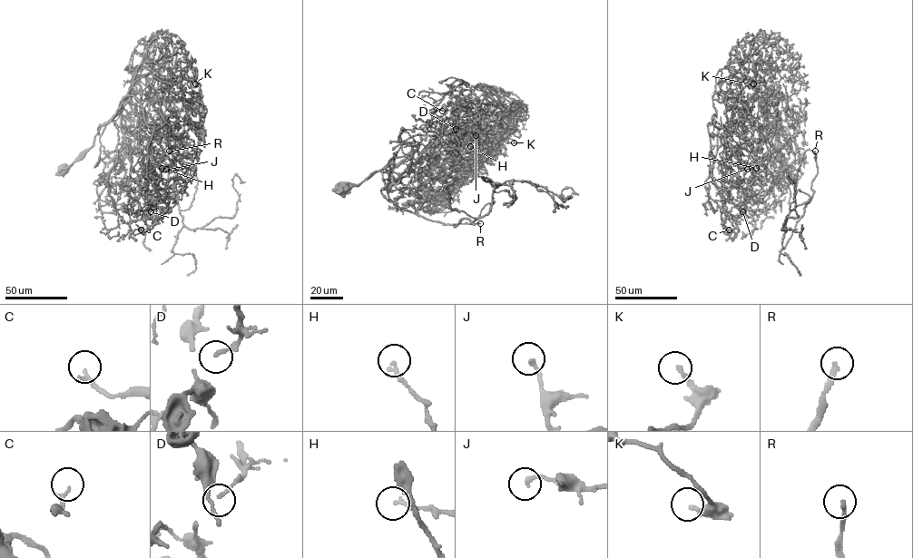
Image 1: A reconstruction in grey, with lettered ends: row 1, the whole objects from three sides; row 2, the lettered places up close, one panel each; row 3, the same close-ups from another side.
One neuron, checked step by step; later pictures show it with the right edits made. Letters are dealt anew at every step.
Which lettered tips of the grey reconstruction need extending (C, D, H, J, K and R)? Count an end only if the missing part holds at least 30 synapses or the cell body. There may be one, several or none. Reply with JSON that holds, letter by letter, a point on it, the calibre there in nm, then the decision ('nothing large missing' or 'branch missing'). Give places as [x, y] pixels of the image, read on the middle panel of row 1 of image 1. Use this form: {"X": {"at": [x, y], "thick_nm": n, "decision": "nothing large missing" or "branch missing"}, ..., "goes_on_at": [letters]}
{"C": {"at": [442, 111], "thick_nm": 200, "decision": "nothing large missing"}, "D": {"at": [456, 129], "thick_nm": 90, "decision": "nothing large missing"}, "H": {"at": [470, 146], "thick_nm": 170, "decision": "nothing large missing"}, "J": {"at": [476, 135], "thick_nm": 180, "decision": "nothing large missing"}, "K": {"at": [514, 142], "thick_nm": 150, "decision": "nothing large missing"}, "R": {"at": [480, 223], "thick_nm": 170, "decision": "branch missing"}, "goes_on_at": ["R"]}

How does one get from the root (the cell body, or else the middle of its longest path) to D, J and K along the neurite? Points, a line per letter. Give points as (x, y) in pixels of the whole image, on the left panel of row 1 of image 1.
D: (64, 171), (92, 147), (122, 101), (119, 112), (128, 158), (148, 182), (143, 198), (153, 200), (151, 211)
J: (64, 171), (92, 147), (128, 95), (140, 103), (153, 128), (151, 166), (165, 184), (166, 169)
K: (64, 171), (92, 147), (132, 84), (144, 74), (150, 73), (169, 86), (171, 78), (178, 76), (195, 83)

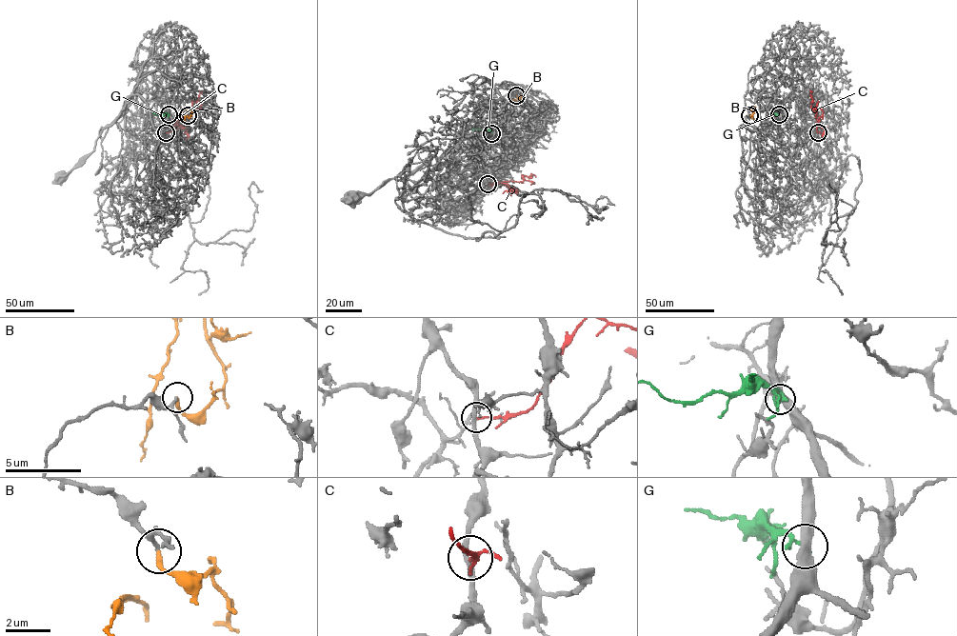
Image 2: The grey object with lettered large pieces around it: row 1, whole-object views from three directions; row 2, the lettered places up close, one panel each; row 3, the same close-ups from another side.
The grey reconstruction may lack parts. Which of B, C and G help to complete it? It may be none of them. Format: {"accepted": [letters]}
{"accepted": ["B"]}

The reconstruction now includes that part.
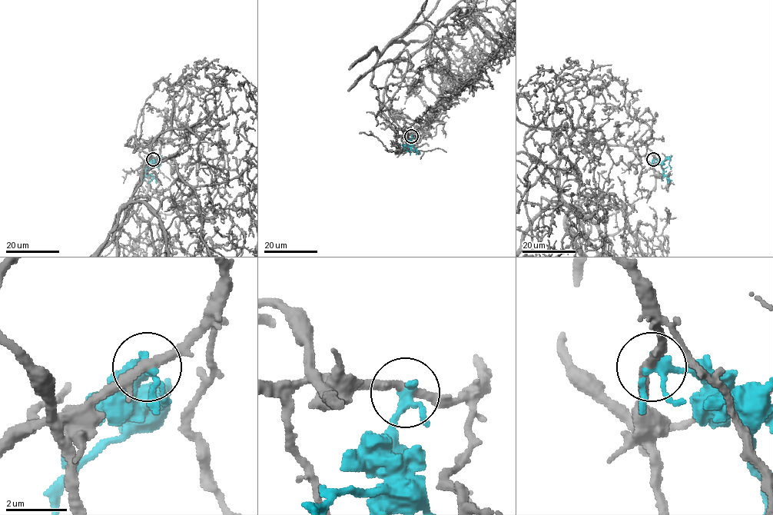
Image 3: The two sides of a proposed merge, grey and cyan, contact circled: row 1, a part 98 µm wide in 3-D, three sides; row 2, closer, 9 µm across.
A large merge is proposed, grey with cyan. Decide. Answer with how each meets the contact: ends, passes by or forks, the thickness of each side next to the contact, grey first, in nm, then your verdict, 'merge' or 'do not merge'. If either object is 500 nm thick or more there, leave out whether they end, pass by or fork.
grey forks | cyan forks | 240/220 nm | merge

